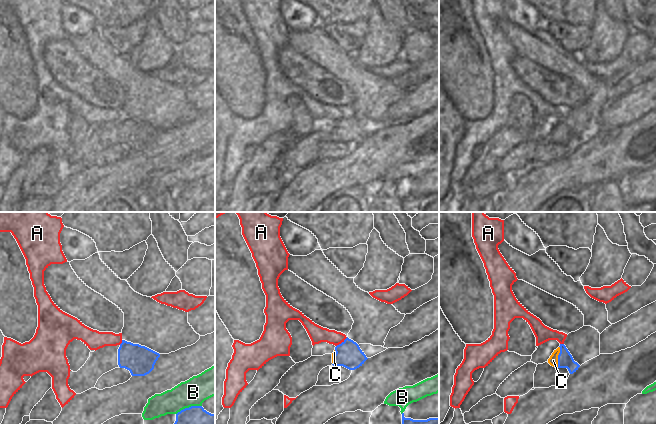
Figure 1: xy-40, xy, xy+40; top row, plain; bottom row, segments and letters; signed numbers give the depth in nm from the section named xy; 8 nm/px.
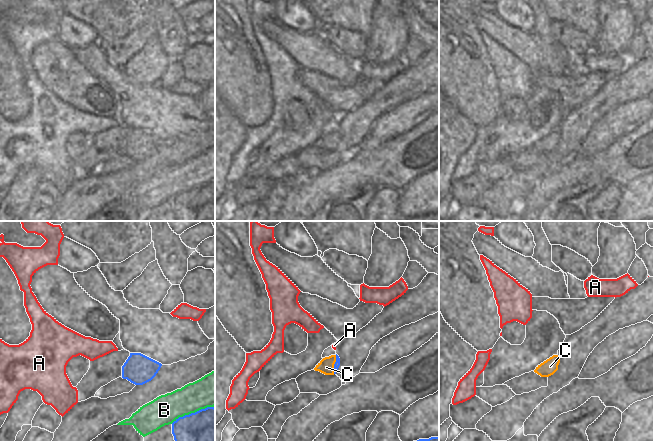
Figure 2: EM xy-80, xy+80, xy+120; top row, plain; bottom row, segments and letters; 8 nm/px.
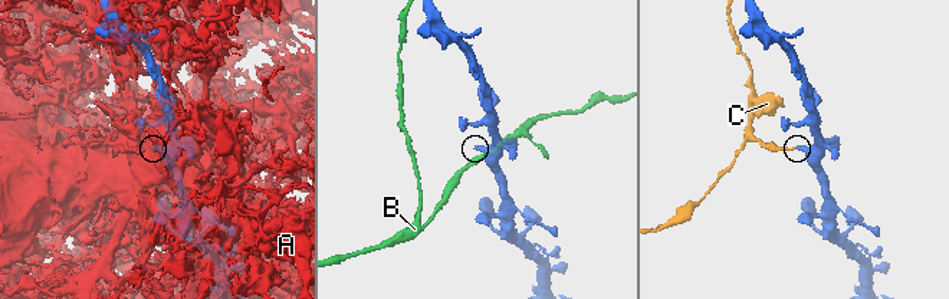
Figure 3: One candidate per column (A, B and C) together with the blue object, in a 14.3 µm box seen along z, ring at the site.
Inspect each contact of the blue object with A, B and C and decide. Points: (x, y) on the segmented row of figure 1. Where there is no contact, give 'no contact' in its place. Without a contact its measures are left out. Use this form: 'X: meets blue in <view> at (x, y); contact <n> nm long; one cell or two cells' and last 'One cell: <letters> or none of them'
A: meets blue in xy at (342, 342); contact 120 nm long; two cells
B: meets blue in xy-40 at (189, 407); contact 220 nm long; two cells
C: meets blue in xy+40 at (558, 357); contact 180 nm long; two cells
One cell: none of them

